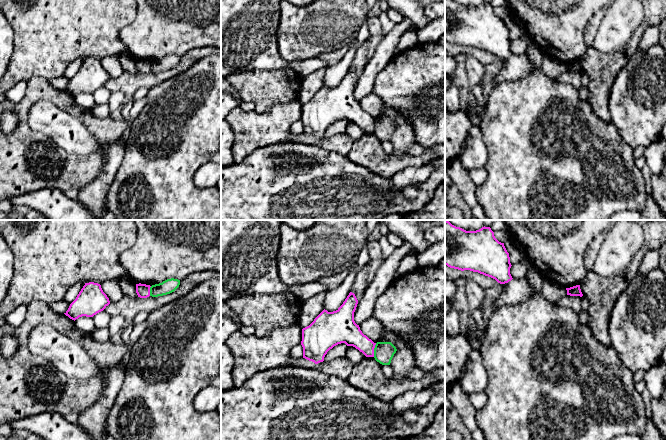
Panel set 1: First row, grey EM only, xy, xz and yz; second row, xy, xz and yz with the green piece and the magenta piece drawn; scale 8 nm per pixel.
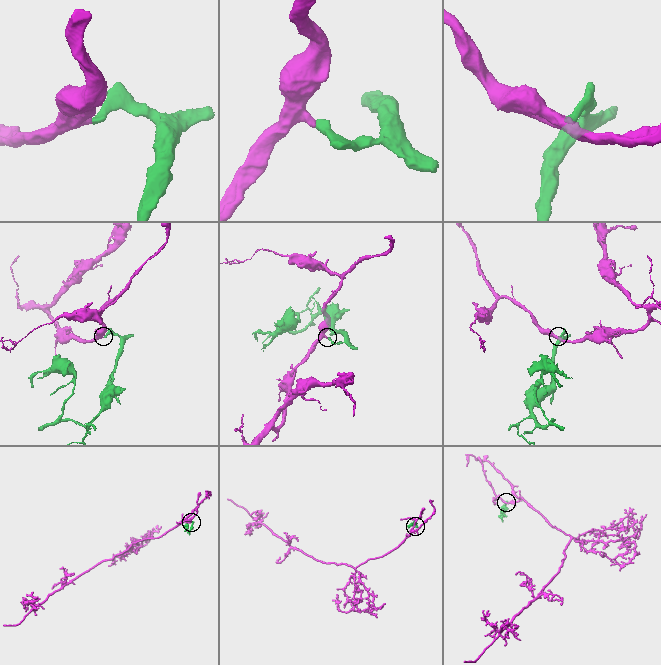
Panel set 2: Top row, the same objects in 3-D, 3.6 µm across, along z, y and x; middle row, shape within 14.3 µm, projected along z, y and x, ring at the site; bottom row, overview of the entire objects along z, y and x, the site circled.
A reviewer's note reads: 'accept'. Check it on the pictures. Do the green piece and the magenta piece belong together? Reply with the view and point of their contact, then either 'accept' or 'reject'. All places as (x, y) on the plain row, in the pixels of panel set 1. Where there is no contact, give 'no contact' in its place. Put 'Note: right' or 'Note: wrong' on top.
Note: wrong
xz (374, 126) | reject

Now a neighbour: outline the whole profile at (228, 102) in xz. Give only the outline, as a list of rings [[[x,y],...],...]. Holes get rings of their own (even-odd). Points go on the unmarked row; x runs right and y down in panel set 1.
[[[221,93],[221,120],[225,120],[227,115],[236,107],[240,106],[238,97],[229,93]]]

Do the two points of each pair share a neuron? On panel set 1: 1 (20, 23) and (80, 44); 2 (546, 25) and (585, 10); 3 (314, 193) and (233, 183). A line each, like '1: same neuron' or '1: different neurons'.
1: same neuron
2: same neuron
3: same neuron

